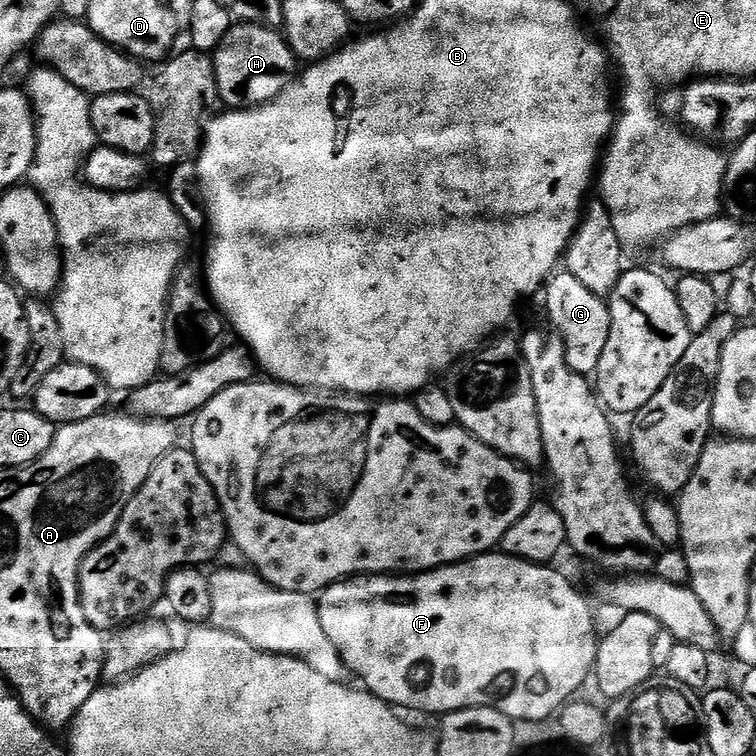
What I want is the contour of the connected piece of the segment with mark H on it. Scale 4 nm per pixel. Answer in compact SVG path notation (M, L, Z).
M233 23L230 34L222 38L222 42L214 53L216 65L216 95L219 103L228 110L242 108L259 108L262 104L268 104L275 96L281 96L290 83L290 78L298 72L298 61L292 53L292 48L287 40L277 29L267 28L261 24Z

